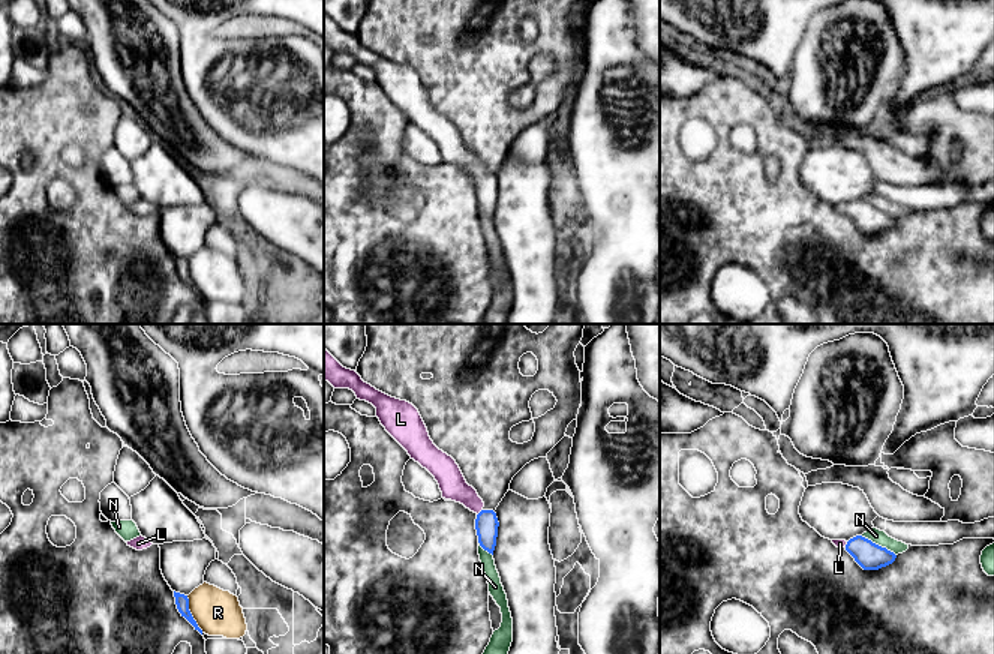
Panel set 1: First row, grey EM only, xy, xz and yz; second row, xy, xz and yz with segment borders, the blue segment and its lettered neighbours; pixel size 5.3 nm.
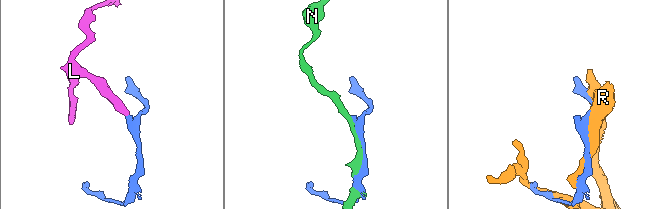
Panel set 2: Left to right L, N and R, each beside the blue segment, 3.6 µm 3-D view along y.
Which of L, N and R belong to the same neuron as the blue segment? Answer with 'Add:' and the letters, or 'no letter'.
Add: L

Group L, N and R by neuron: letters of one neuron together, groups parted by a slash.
L / N / R

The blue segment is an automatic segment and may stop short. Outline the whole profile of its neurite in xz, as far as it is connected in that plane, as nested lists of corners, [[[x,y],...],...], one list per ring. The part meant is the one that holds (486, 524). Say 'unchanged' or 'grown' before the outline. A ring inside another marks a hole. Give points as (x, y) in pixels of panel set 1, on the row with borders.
grown | [[[324,350],[324,380],[334,388],[352,390],[357,399],[376,408],[376,417],[385,430],[408,452],[411,459],[435,477],[442,498],[460,502],[477,514],[478,543],[493,555],[499,526],[496,513],[483,508],[483,500],[466,483],[456,460],[433,444],[418,410],[364,382],[355,370],[343,368],[327,350]]]

